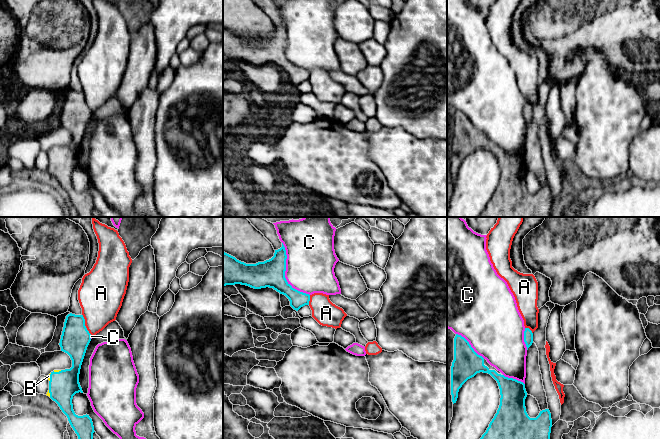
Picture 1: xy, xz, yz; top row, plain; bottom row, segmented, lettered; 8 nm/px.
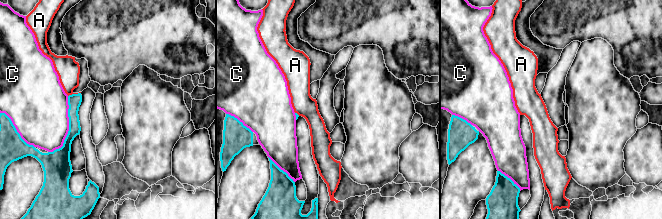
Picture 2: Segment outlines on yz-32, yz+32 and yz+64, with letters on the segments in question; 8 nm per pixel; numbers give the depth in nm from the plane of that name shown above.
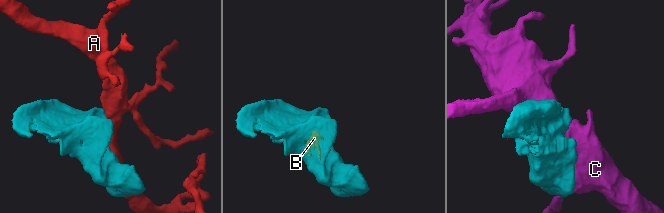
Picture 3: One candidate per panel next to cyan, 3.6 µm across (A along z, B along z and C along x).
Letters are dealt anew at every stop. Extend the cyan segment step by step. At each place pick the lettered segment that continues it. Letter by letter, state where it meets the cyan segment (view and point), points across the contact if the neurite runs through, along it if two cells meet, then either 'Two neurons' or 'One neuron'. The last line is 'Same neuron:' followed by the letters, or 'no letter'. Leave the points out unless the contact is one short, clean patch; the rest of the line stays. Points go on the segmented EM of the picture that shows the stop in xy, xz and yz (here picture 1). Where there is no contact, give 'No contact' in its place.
A: Touches cyan at xy (84, 325). Boundary: xy (82, 314), (85, 320), (85, 327), (91, 335). Two neurons
B: Touches cyan at xy (50, 377). One neuron
C: Touches cyan at xz (284, 273). Two neurons
Same neuron: B

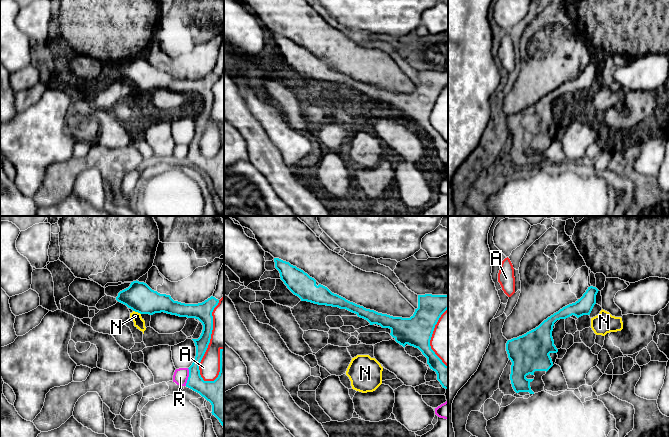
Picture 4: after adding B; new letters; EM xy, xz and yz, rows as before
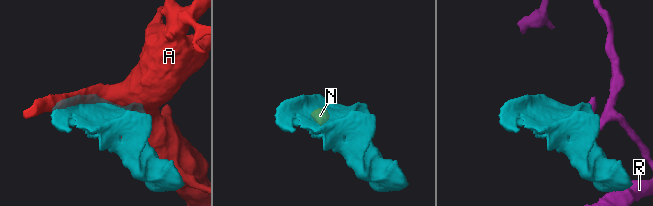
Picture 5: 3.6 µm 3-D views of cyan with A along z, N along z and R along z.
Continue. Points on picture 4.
A: Touches cyan at xy (209, 341). Two neurons
N: Touches cyan at xy (137, 311). Path across: xy (139, 297), (137, 311), (135, 316). One neuron
R: Touches cyan at xy (188, 377). Boundary: xy (188, 368), (188, 379), (185, 385). Two neurons
Same neuron: N

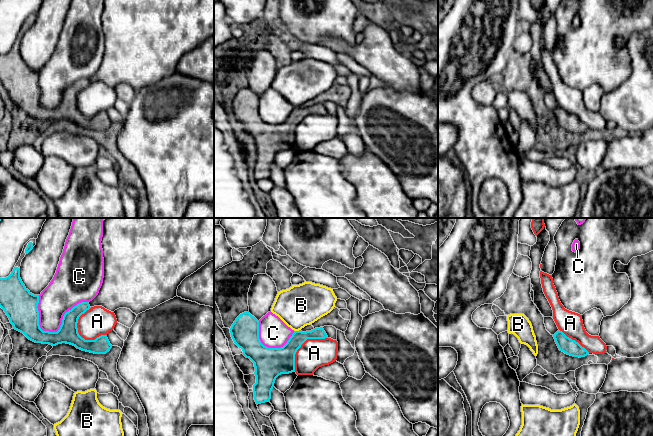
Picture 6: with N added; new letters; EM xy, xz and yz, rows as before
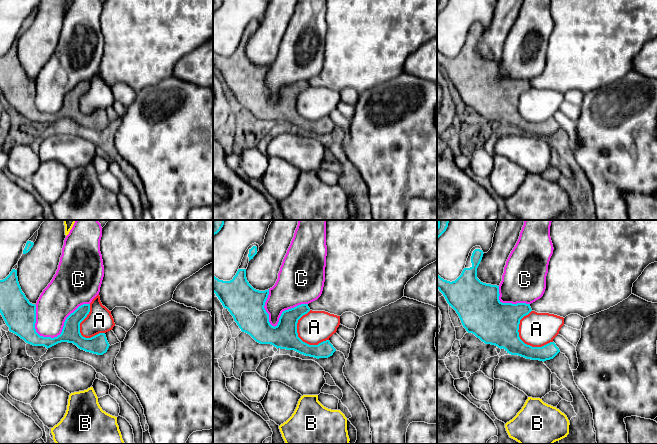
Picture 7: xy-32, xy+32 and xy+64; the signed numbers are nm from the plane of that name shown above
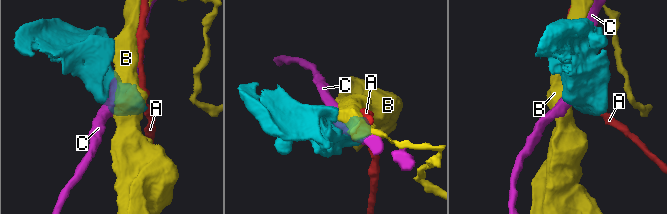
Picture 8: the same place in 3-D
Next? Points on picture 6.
A: Touches cyan at xy (77, 322). Two neurons
B: Touches cyan at xz (296, 331). Two neurons
C: Touches cyan at xy (62, 320). Two neurons
Same neuron: no letter

